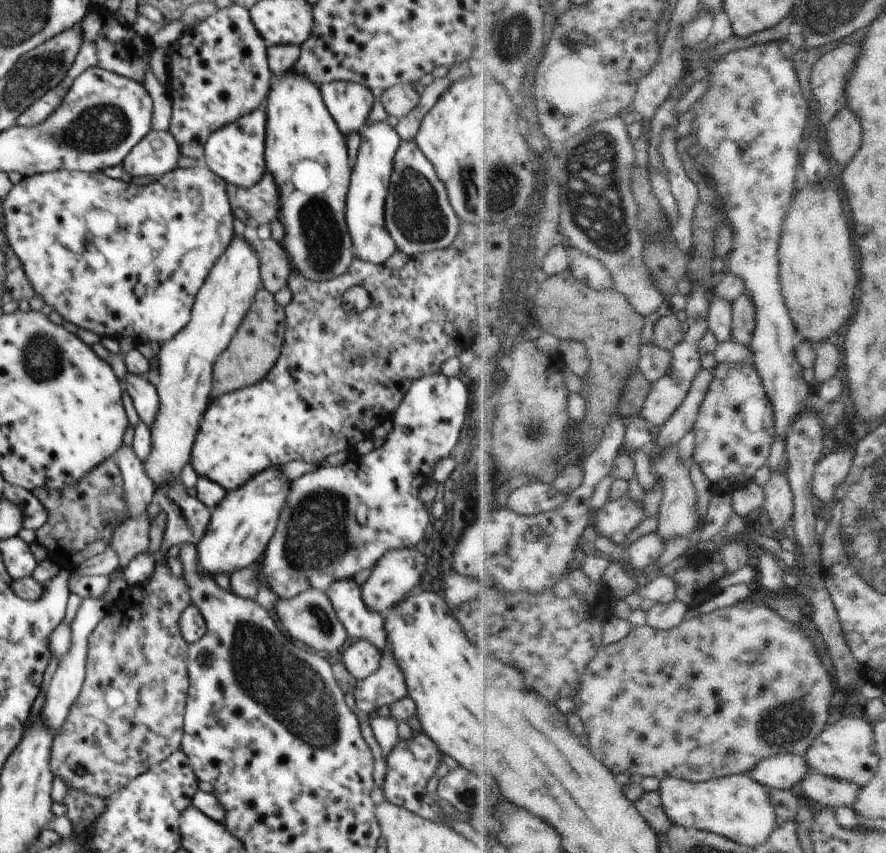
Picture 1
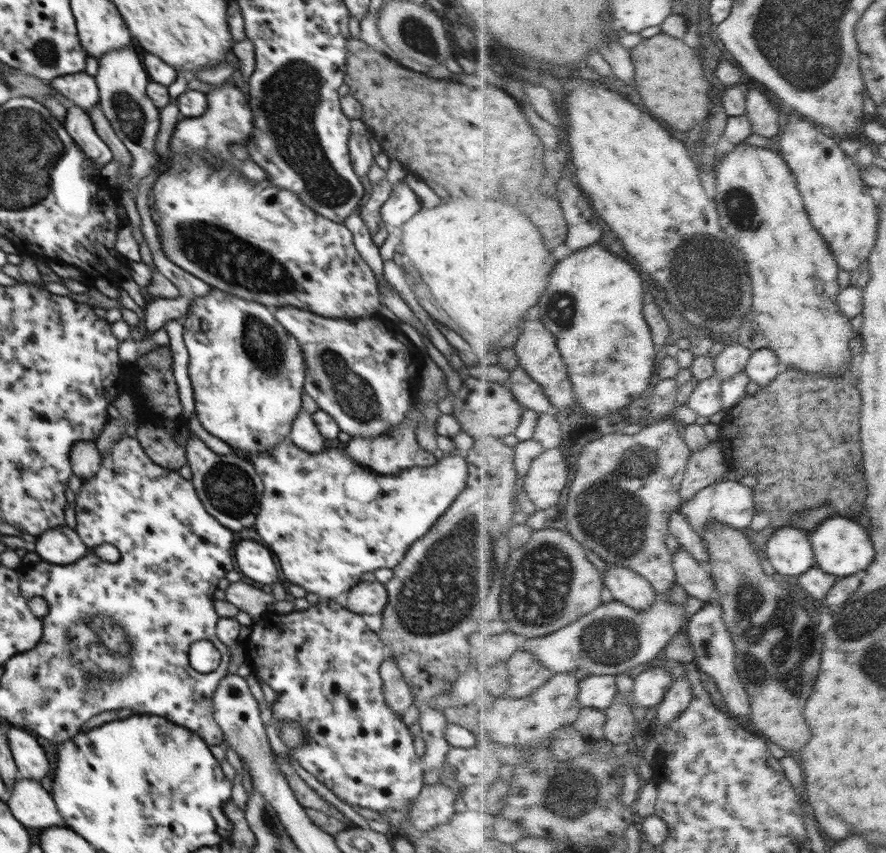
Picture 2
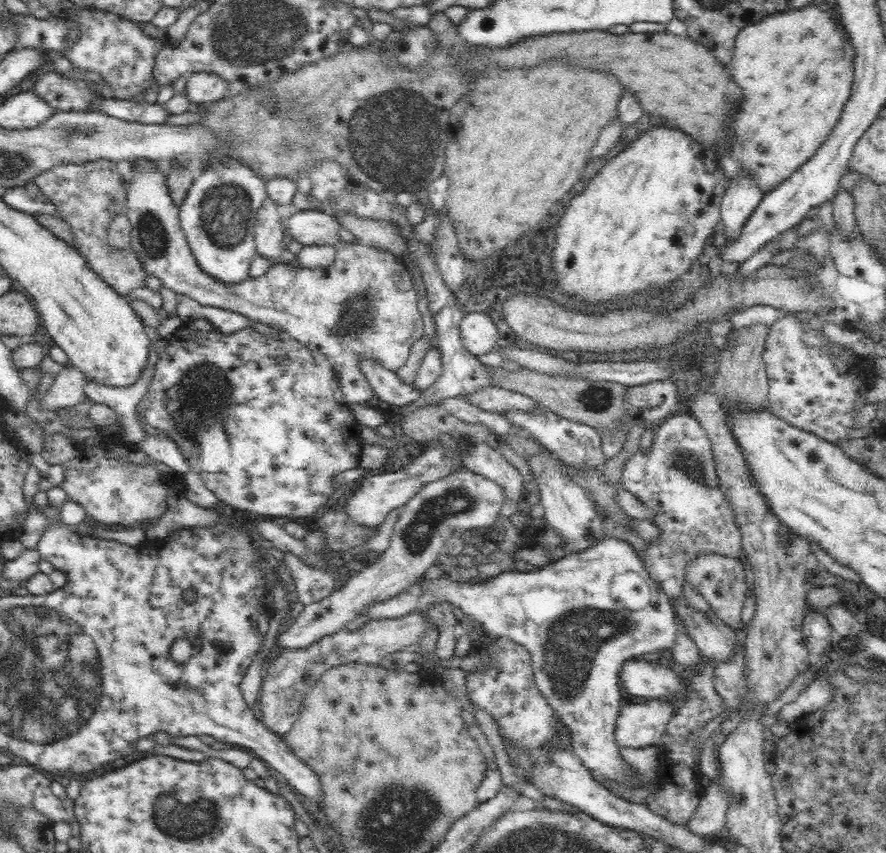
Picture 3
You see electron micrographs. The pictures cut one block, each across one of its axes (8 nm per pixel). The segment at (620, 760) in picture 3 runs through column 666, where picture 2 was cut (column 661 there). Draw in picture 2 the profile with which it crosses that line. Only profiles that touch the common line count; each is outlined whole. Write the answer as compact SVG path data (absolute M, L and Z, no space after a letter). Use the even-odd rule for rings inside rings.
M658 594L657 602L648 612L639 612L639 610L637 611L615 598L609 603L602 603L602 606L599 606L594 612L585 614L580 620L569 624L558 632L545 637L522 638L523 648L535 654L556 675L561 672L582 669L587 670L591 676L628 674L632 668L646 664L646 662L652 662L662 650L666 650L670 641L682 630L684 620L686 620L686 605L676 605L666 595L661 597Z

